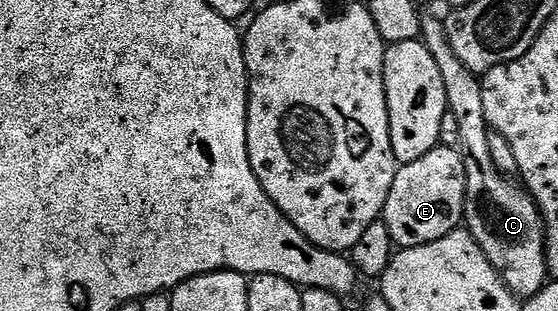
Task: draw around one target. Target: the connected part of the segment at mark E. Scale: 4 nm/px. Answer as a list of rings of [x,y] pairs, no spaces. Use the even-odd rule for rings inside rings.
[[[442,144],[433,147],[421,160],[404,162],[395,171],[393,188],[389,188],[389,196],[383,205],[381,220],[389,228],[391,241],[396,247],[424,246],[433,240],[441,240],[449,232],[453,232],[463,222],[463,205],[465,204],[465,168],[458,149]]]

